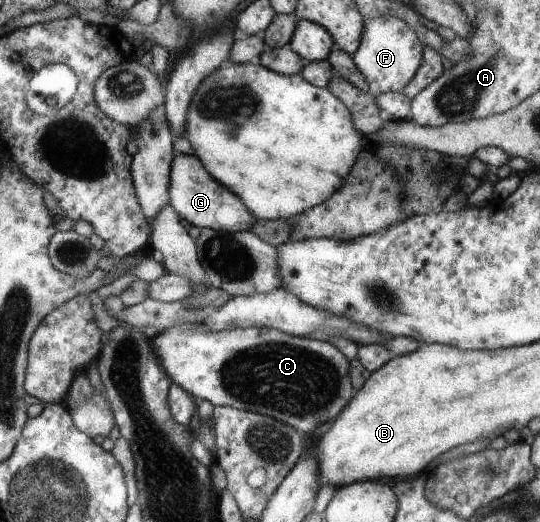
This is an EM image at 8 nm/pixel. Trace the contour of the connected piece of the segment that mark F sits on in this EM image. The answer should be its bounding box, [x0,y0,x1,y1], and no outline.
[352,16,424,95]

